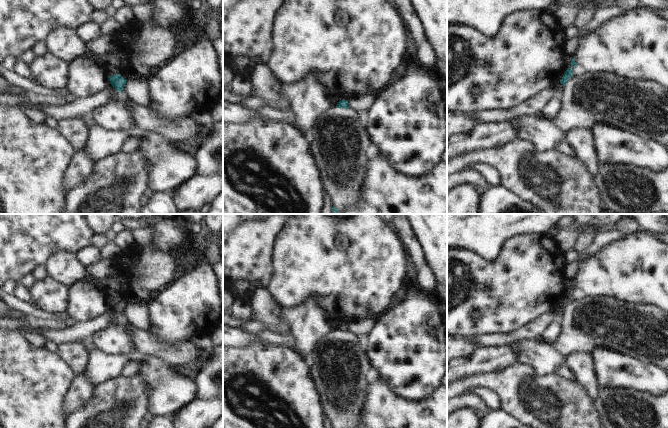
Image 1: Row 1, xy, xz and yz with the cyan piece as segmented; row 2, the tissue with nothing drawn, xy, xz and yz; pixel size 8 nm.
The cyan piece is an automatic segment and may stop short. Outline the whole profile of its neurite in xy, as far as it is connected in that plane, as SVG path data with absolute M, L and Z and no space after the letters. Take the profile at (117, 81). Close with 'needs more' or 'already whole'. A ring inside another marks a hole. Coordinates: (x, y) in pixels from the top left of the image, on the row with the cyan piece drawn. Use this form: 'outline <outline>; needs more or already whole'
outline M120 74L112 75L109 77L109 81L111 85L119 92L121 93L127 80L124 79Z; already whole

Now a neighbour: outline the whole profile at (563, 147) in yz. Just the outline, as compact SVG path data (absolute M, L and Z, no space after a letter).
M561 142L557 146L557 151L569 156L569 157L576 157L576 151L569 146L567 142Z

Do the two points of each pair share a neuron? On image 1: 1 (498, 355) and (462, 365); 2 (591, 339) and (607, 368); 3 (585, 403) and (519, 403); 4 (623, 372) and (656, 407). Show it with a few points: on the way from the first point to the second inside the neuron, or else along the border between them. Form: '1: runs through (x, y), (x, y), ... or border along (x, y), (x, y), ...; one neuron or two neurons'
1: runs through (489, 359), (471, 365); one neuron
2: border along (591, 352), (597, 349), (609, 349), (620, 354); two neurons
3: runs through (569, 403), (535, 403); one neuron
4: border along (619, 386), (628, 386), (657, 397); two neurons

